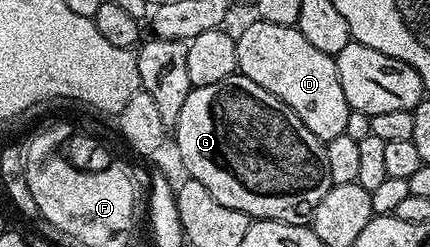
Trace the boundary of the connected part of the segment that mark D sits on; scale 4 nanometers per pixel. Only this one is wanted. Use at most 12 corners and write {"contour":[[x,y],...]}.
{"contour":[[252,19],[239,76],[286,103],[319,141],[346,131],[336,59],[295,25]]}

